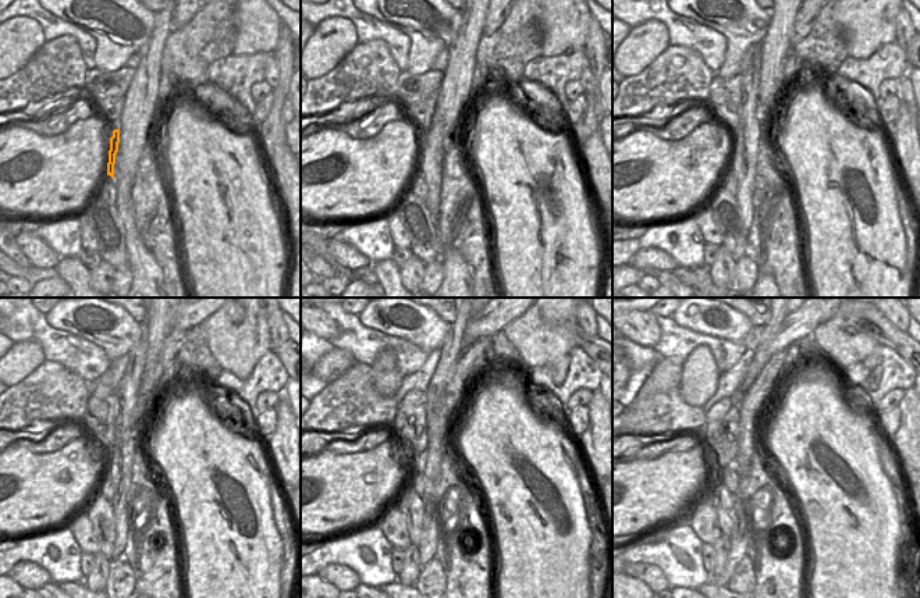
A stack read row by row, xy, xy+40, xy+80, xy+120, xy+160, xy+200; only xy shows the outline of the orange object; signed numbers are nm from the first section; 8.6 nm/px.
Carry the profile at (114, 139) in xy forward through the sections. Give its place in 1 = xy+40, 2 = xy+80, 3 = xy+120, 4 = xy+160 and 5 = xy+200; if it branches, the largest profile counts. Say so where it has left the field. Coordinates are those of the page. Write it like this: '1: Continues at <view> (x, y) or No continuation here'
1: Continues at xy+40 (433, 148)
2: Continues at xy+80 (745, 145)
3: Continues at xy+120 (127, 426)
4: Continues at xy+160 (437, 423)
5: Continues at xy+200 (738, 537)

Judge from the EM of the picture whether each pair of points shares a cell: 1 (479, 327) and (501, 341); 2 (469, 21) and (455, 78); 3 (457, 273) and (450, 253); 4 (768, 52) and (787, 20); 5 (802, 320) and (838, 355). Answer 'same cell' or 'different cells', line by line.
1: different cells
2: same cell
3: same cell
4: same cell
5: different cells

